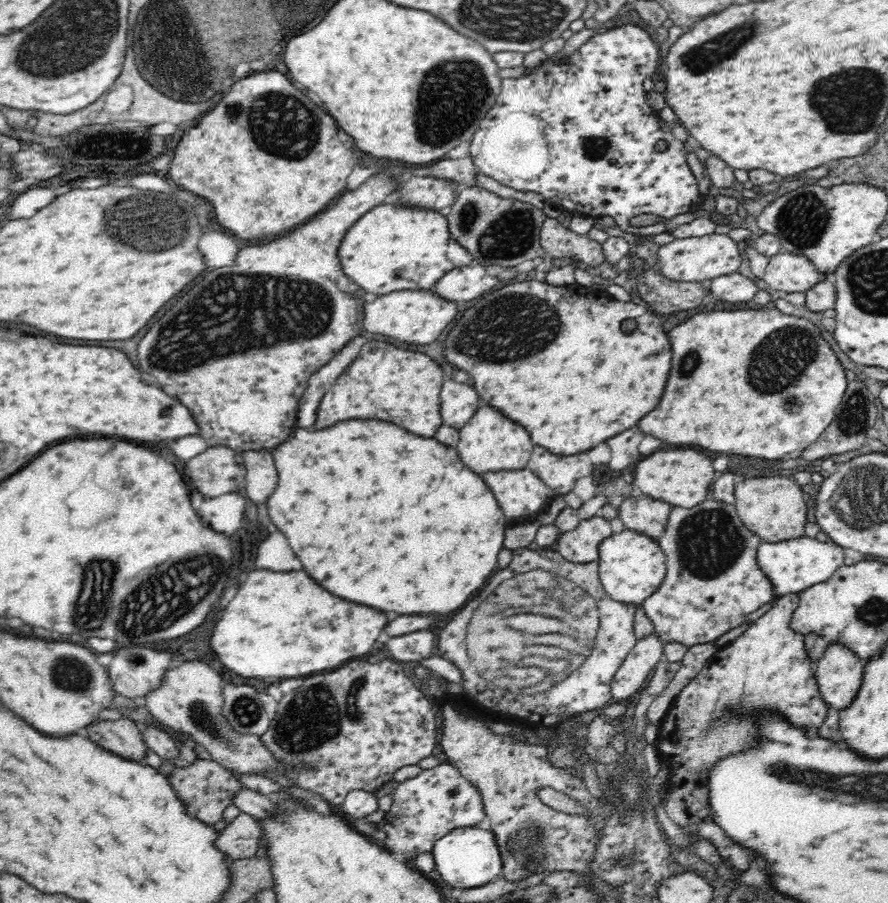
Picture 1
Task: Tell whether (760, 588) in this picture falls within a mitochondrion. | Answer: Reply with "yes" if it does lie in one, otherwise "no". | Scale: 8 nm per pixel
no

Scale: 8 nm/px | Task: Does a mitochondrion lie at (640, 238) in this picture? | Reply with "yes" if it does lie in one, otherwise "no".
no

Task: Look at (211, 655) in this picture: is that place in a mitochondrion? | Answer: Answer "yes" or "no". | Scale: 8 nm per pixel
no

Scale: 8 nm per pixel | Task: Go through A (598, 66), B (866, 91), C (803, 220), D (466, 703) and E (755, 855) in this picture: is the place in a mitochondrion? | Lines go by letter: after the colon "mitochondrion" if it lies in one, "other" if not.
A: other
B: mitochondrion
C: mitochondrion
D: other
E: other

